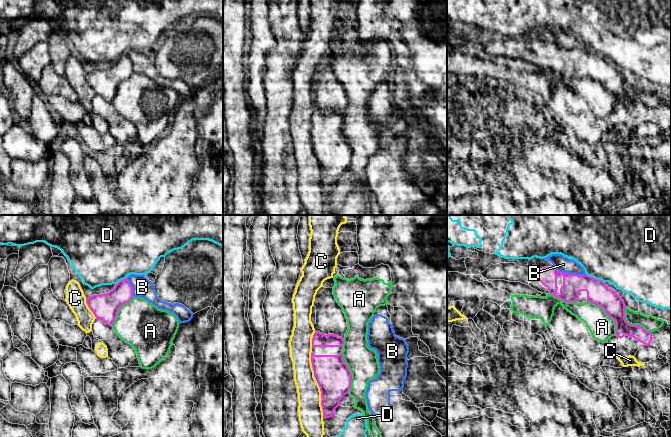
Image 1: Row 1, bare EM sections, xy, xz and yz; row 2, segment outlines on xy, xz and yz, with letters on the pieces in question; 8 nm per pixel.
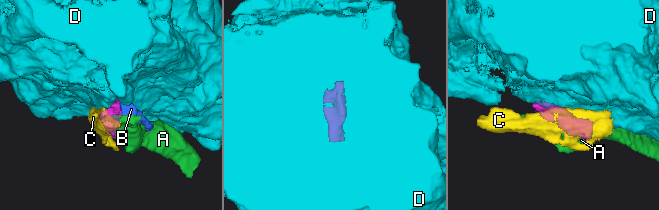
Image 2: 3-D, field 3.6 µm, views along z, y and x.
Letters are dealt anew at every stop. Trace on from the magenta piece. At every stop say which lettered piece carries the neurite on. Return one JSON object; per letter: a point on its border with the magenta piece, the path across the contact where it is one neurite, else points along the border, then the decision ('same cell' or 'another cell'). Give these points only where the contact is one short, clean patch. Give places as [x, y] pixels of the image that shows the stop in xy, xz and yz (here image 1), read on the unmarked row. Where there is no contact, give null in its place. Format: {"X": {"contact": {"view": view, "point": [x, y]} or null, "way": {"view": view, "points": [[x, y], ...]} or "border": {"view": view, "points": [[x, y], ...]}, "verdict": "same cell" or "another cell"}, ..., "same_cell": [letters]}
{"A": {"contact": {"view": "yz", "point": [607, 90]}, "verdict": "another cell"}, "B": {"contact": {"view": "yz", "point": [570, 50]}, "verdict": "another cell"}, "C": {"contact": {"view": "xz", "point": [318, 160]}, "verdict": "another cell"}, "D": {"contact": {"view": "yz", "point": [594, 54]}, "border": {"view": "yz", "points": [[586, 50], [603, 58]]}, "verdict": "another cell"}, "same_cell": []}

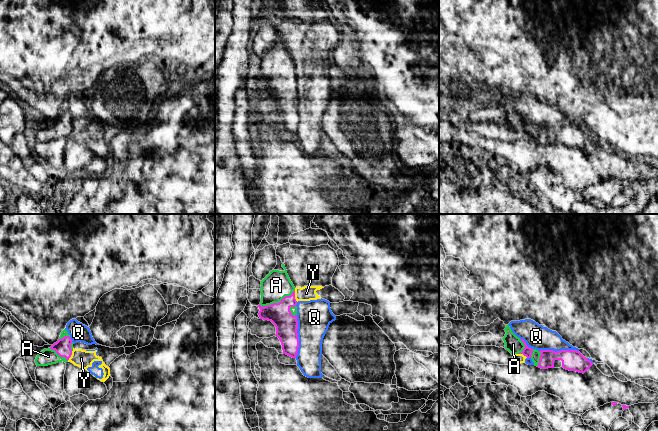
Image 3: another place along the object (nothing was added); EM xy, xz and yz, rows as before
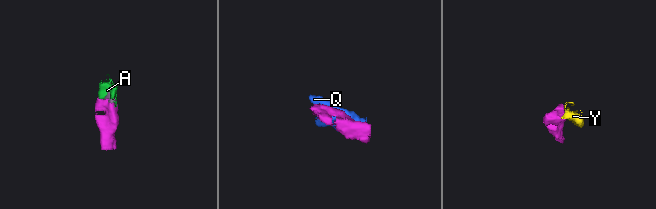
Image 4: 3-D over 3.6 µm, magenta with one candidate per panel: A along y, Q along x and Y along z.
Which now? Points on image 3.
{"A": {"contact": {"view": "xz", "point": [276, 79]}, "way": {"view": "xz", "points": [[286, 100], [283, 89], [276, 79], [276, 61]]}, "verdict": "same cell"}, "Q": {"contact": {"view": "xz", "point": [297, 112]}, "verdict": "another cell"}, "Y": {"contact": {"view": "xz", "point": [294, 72]}, "border": {"view": "xz", "points": [[294, 67], [294, 73], [297, 77]]}, "verdict": "another cell"}, "same_cell": ["A"]}

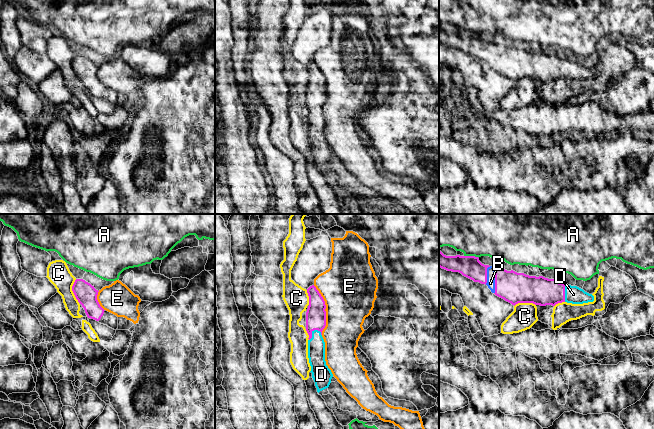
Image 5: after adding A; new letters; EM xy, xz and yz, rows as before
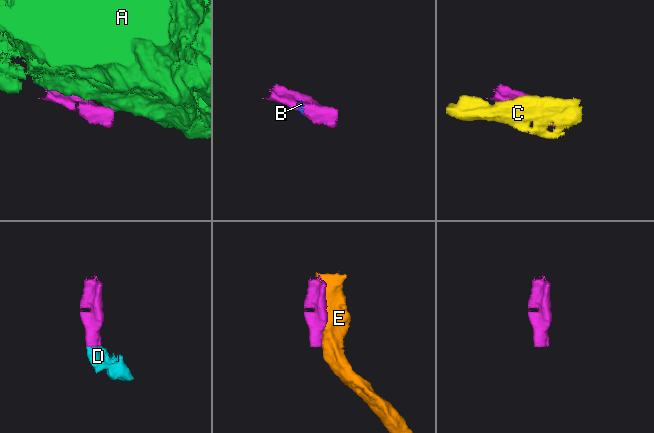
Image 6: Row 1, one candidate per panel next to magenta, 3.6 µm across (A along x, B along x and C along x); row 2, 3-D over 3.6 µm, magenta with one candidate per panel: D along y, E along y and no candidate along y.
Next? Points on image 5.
{"A": {"contact": {"view": "yz", "point": [471, 32]}, "border": {"view": "yz", "points": [[464, 31], [474, 31], [477, 33]]}, "verdict": "another cell"}, "B": {"contact": {"view": "yz", "point": [495, 56]}, "verdict": "same cell"}, "C": {"contact": {"view": "xy", "point": [72, 66]}, "verdict": "another cell"}, "D": {"contact": {"view": "xz", "point": [311, 108]}, "way": {"view": "xz", "points": [[316, 91], [311, 108], [315, 112], [316, 122]]}, "verdict": "same cell"}, "E": {"contact": {"view": "xz", "point": [324, 86]}, "verdict": "another cell"}, "same_cell": ["B", "D"]}

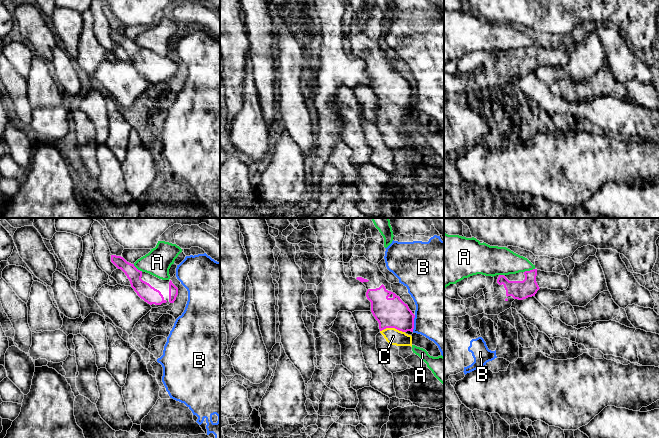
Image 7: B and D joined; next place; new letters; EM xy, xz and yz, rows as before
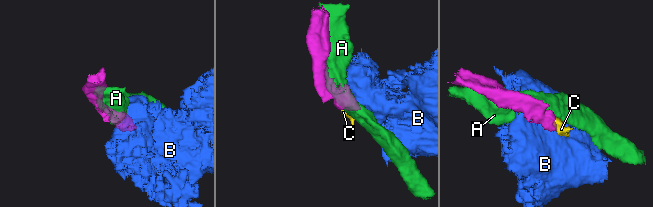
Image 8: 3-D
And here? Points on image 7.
{"A": {"contact": {"view": "yz", "point": [530, 46]}, "verdict": "another cell"}, "B": {"contact": {"view": "xz", "point": [413, 99]}, "border": {"view": "xz", "points": [[415, 91], [412, 107]]}, "verdict": "another cell"}, "C": {"contact": {"view": "xz", "point": [392, 103]}, "way": {"view": "xz", "points": [[389, 88], [392, 91], [392, 103], [393, 112]]}, "verdict": "same cell"}, "same_cell": ["C"]}

